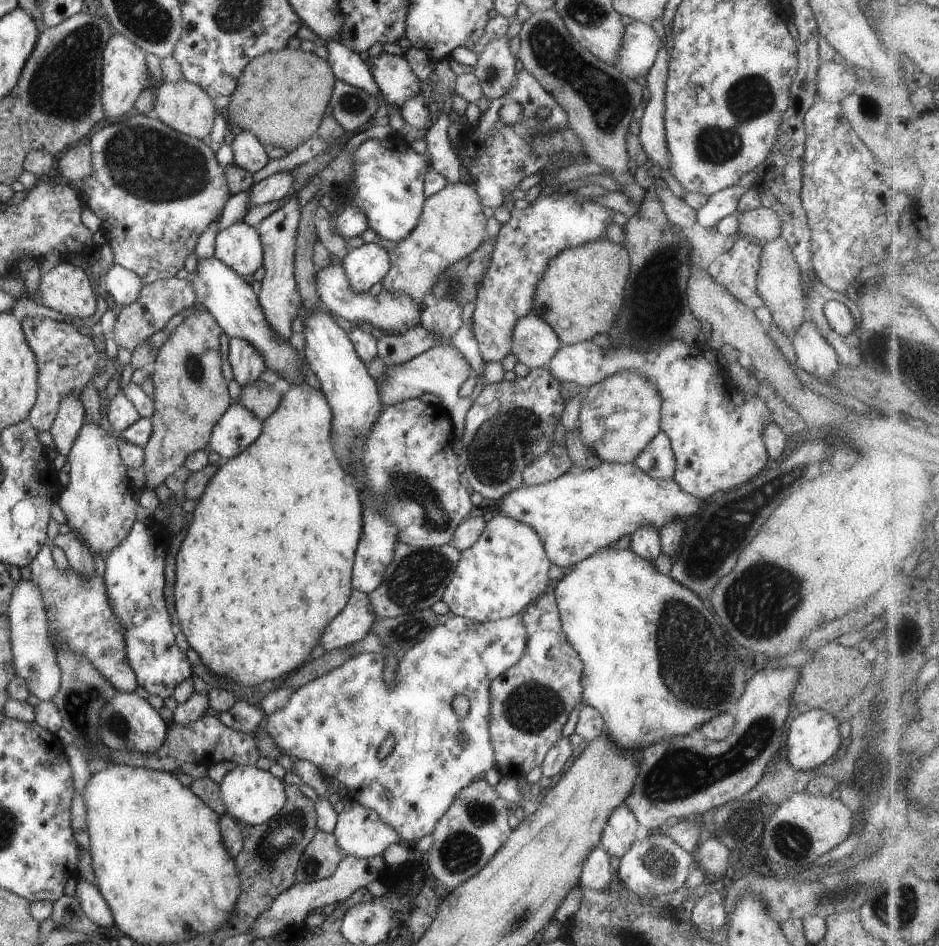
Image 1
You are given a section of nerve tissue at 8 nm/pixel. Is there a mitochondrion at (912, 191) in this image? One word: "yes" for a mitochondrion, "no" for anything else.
no

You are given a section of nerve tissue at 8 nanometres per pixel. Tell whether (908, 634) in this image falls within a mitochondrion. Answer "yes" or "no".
no

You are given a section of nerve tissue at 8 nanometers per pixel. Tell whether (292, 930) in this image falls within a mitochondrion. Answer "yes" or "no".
no

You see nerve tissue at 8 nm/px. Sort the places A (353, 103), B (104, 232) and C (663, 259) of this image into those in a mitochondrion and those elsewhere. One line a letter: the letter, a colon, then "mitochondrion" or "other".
A: mitochondrion
B: other
C: mitochondrion

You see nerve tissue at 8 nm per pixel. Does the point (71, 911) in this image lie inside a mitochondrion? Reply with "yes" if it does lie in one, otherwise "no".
no

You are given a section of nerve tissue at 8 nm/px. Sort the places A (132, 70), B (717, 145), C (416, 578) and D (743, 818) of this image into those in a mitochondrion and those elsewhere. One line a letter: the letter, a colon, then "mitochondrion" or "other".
A: other
B: mitochondrion
C: mitochondrion
D: mitochondrion

